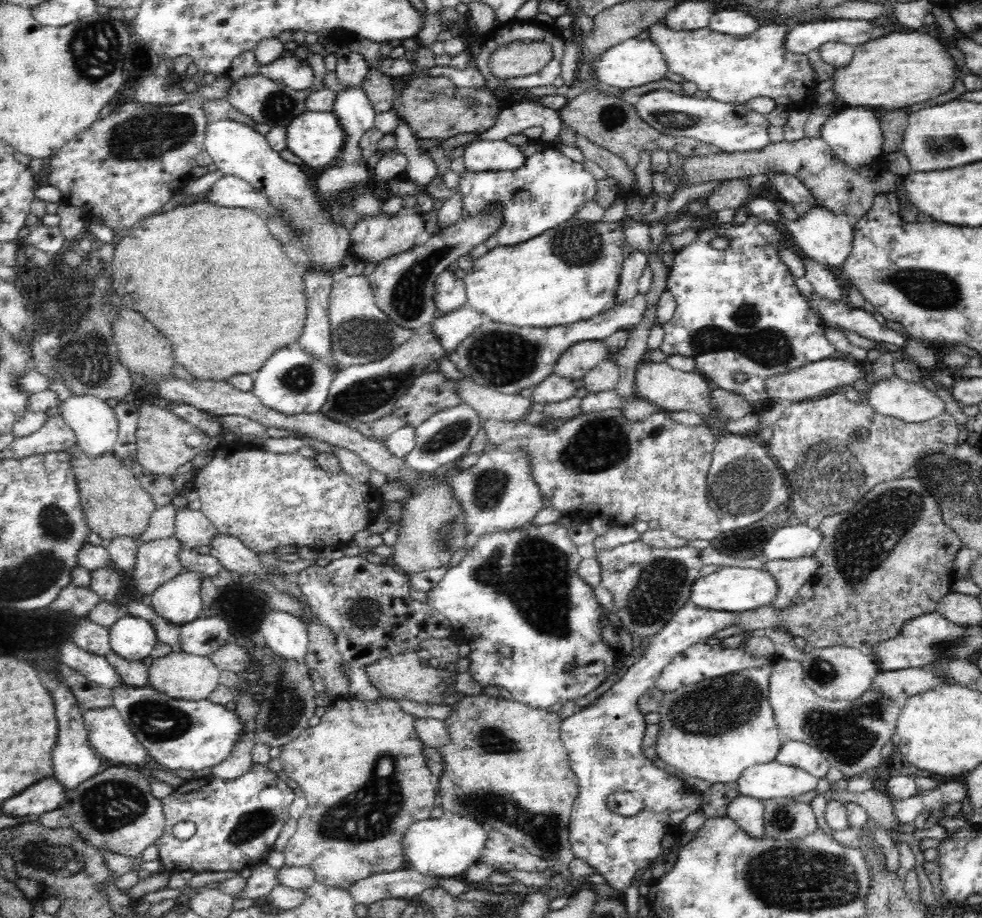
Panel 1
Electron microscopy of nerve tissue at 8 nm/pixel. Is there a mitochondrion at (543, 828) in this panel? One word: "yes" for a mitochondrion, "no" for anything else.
yes

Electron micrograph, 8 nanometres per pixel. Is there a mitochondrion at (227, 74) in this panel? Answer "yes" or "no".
no

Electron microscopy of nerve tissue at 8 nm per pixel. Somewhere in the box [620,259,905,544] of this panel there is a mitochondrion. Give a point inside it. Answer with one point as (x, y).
(845, 471)

